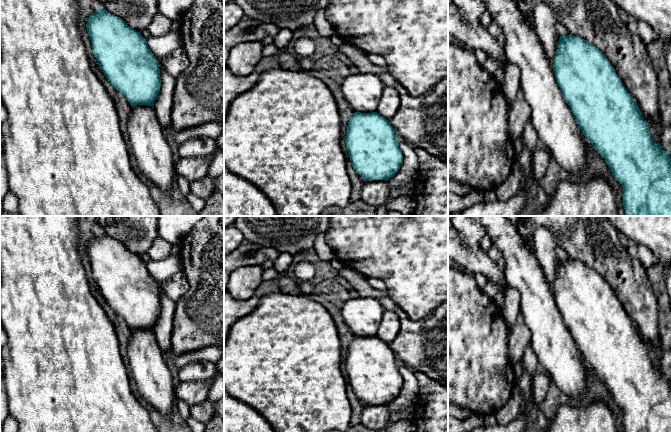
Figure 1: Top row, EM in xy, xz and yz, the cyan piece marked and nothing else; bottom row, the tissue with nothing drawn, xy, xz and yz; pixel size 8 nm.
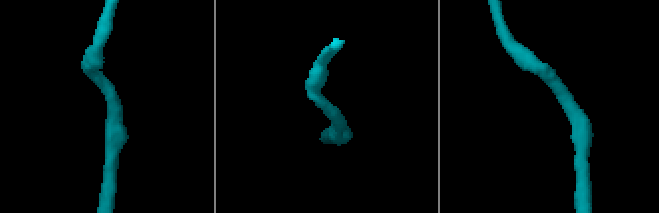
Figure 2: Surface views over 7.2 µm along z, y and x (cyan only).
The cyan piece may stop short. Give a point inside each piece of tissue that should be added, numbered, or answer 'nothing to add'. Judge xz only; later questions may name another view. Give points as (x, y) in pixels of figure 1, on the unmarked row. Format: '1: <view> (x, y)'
1: xz (363, 314)

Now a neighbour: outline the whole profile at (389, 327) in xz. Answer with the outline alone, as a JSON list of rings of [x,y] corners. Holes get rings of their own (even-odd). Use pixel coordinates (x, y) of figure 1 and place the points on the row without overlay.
[[[385,310],[377,331],[377,337],[387,344],[390,344],[398,335],[400,330],[400,321],[392,311]]]

